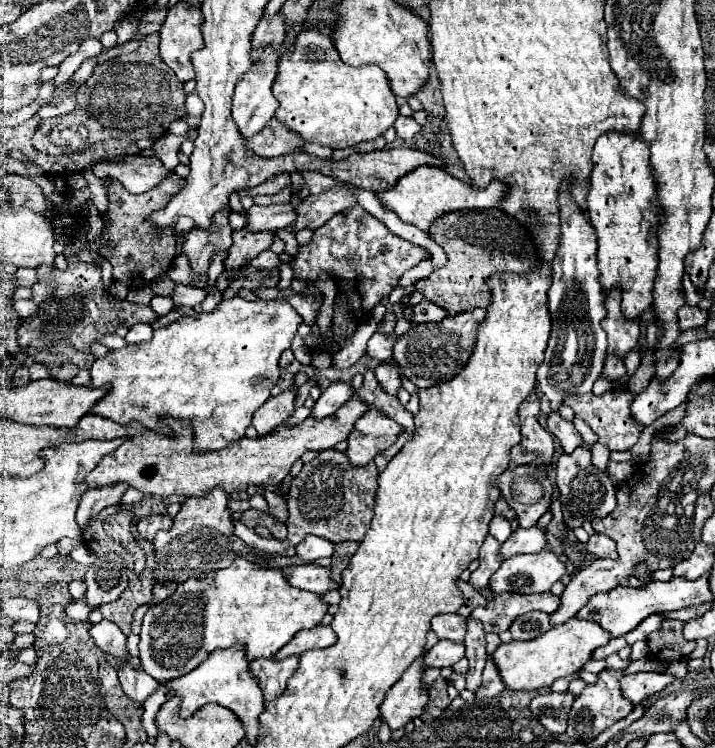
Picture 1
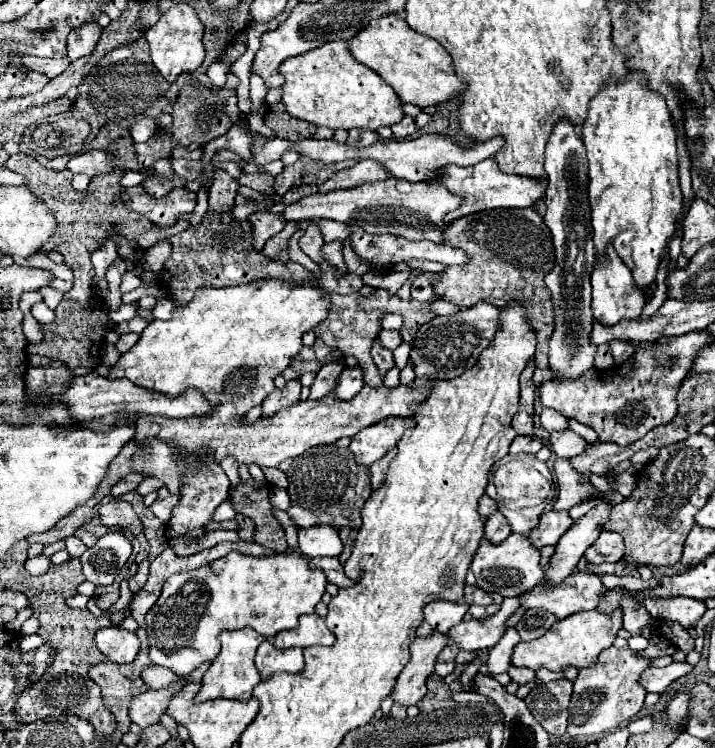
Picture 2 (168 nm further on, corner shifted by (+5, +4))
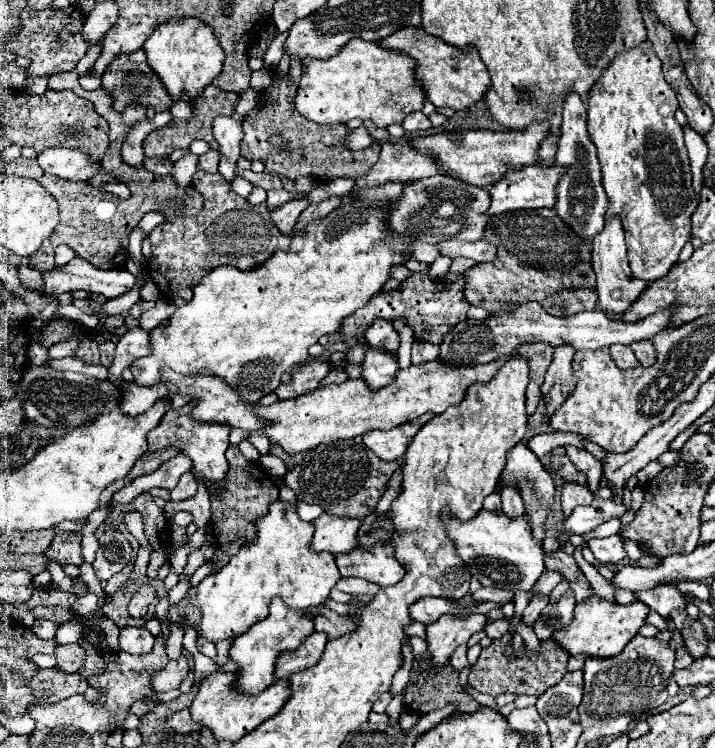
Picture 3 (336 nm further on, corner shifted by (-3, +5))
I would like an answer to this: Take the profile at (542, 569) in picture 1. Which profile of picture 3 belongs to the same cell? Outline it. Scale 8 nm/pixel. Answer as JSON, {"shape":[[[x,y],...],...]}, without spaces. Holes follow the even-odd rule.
{"shape":[[[480,510],[476,518],[460,524],[450,520],[448,534],[456,544],[456,552],[470,566],[474,578],[480,580],[482,586],[504,588],[504,590],[530,590],[540,574],[544,572],[542,548],[532,538],[530,526],[524,518],[510,520],[504,514],[492,514],[488,510]]]}

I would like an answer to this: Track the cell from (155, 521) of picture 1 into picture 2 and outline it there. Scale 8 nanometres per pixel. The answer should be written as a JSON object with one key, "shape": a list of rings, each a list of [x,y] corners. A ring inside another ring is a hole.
{"shape":[[[162,487],[158,491],[158,499],[150,505],[150,511],[162,521],[166,523],[170,517],[172,517],[172,509],[176,507],[176,501],[178,501],[178,493],[170,493],[166,487]]]}

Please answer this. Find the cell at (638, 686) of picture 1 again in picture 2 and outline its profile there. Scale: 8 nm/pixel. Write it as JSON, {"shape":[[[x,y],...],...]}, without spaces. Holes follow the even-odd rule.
{"shape":[[[674,661],[674,663],[670,663],[670,665],[664,667],[664,669],[658,669],[658,667],[646,669],[642,681],[644,681],[644,687],[646,687],[648,691],[664,693],[666,687],[668,687],[672,681],[676,681],[676,679],[688,675],[690,671],[692,671],[692,665],[688,665],[686,661],[682,661],[682,663],[676,663],[676,661]]]}

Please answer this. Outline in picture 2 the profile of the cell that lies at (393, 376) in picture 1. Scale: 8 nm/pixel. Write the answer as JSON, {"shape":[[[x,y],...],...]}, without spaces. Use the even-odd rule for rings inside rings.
{"shape":[[[374,339],[374,343],[372,343],[372,359],[374,359],[374,363],[376,363],[376,367],[380,369],[382,375],[384,375],[384,373],[394,365],[392,351],[386,349],[384,345],[380,345],[378,339]]]}

